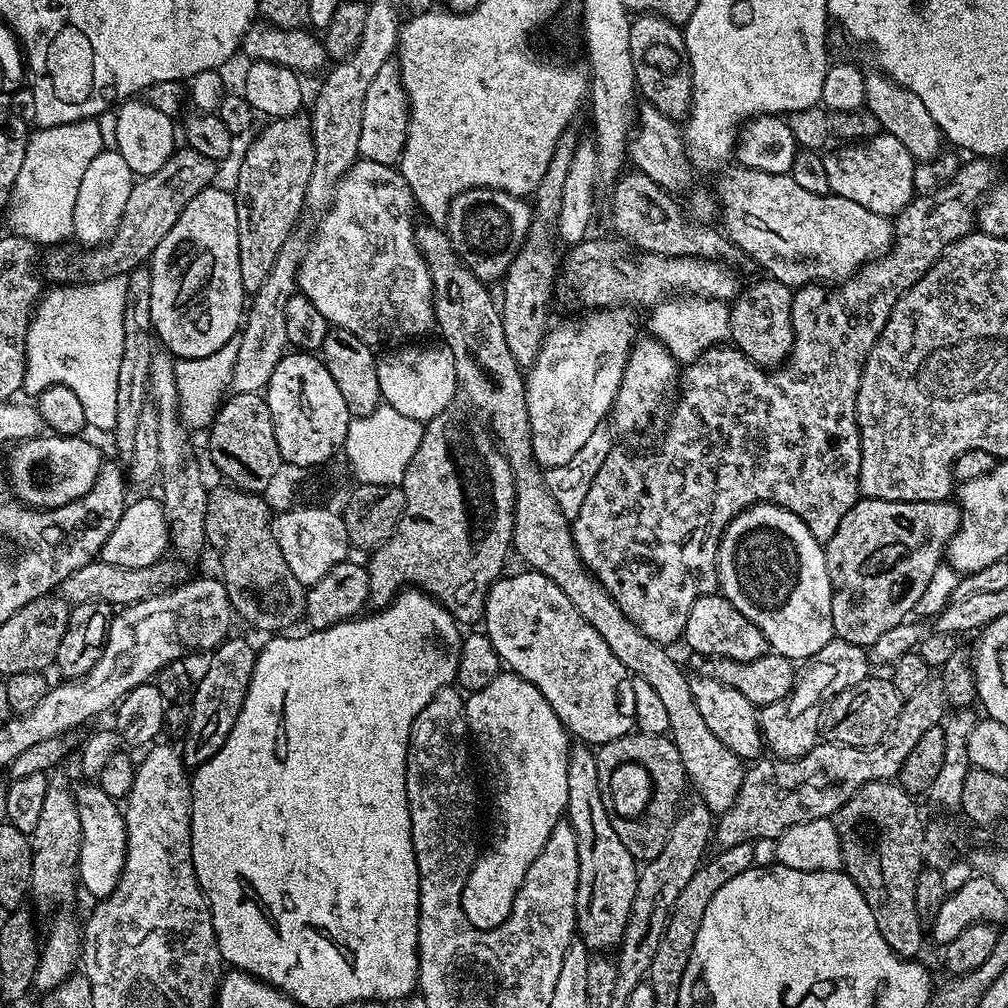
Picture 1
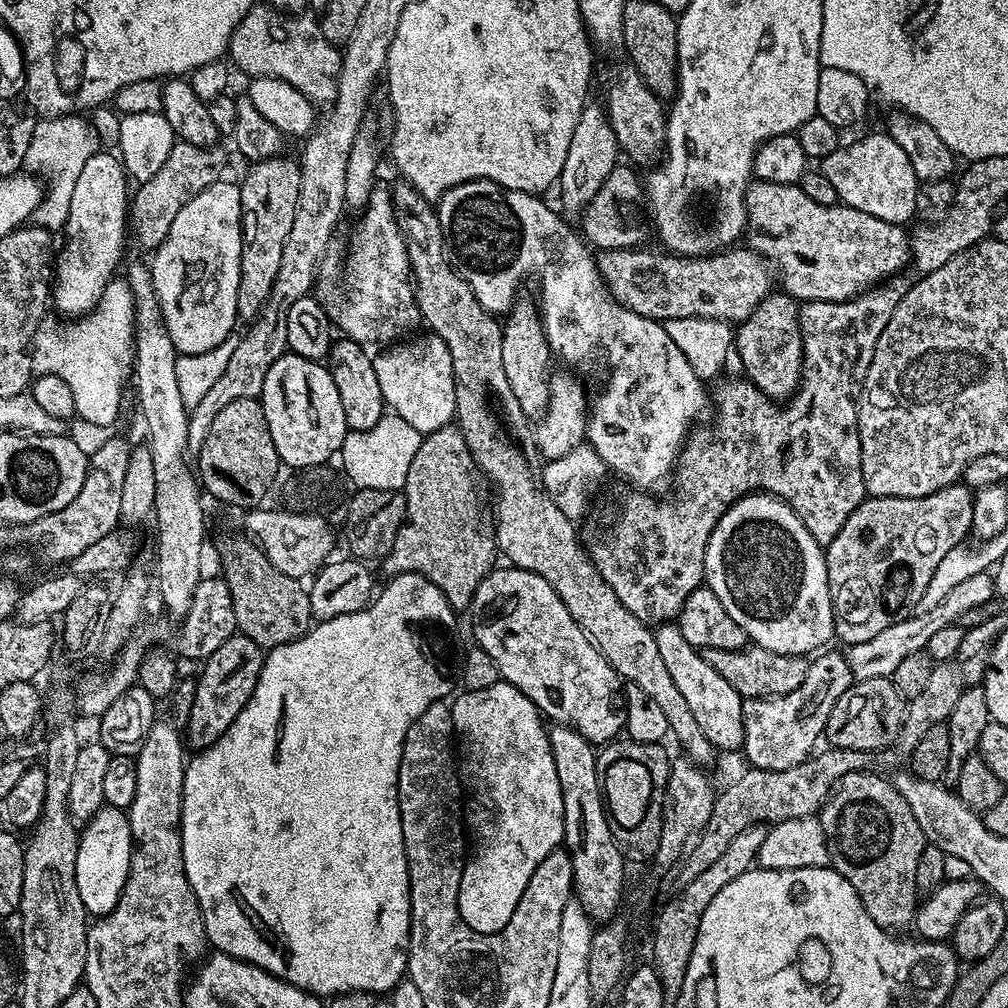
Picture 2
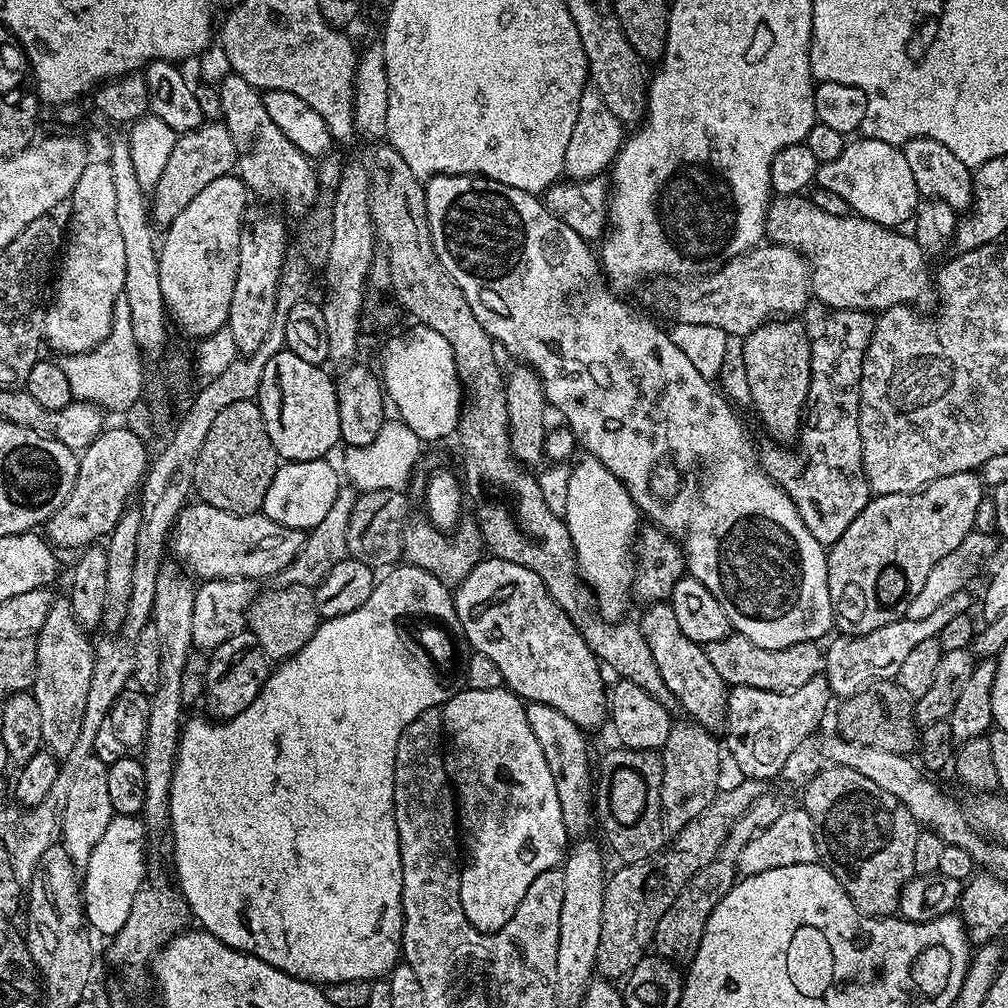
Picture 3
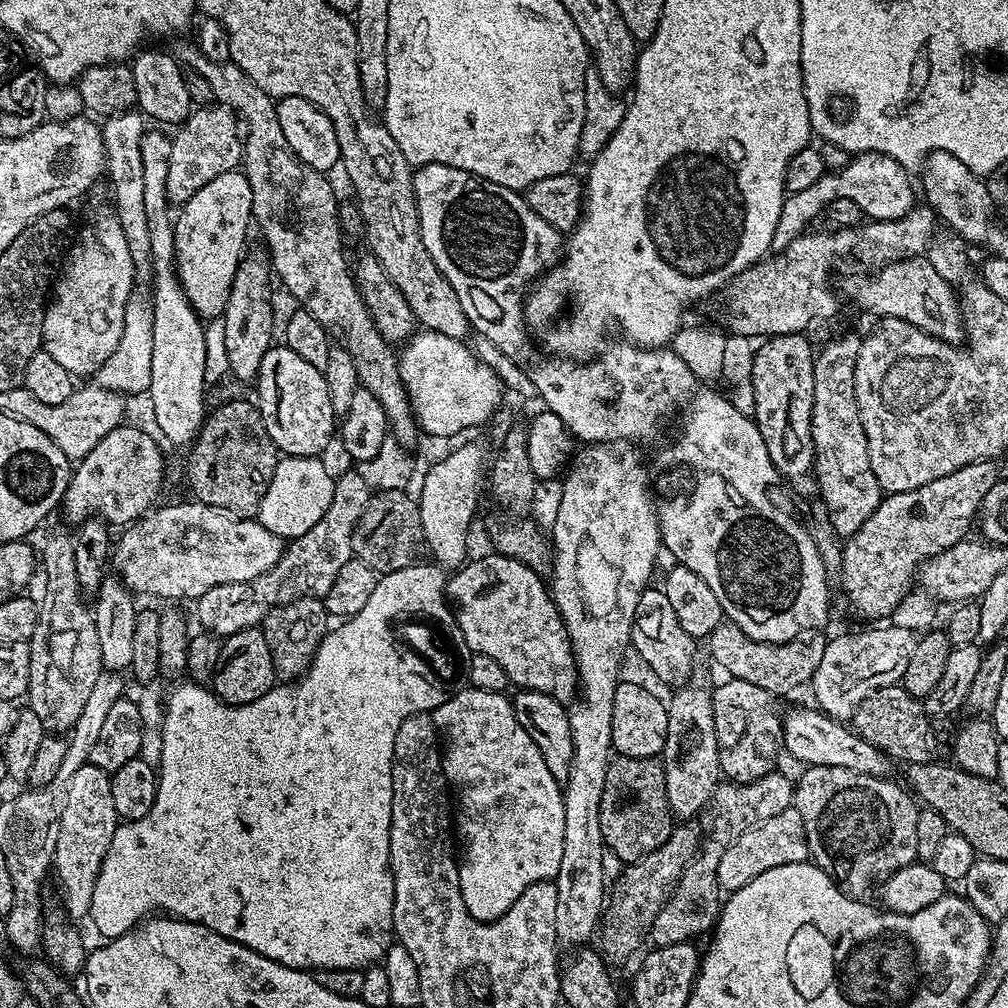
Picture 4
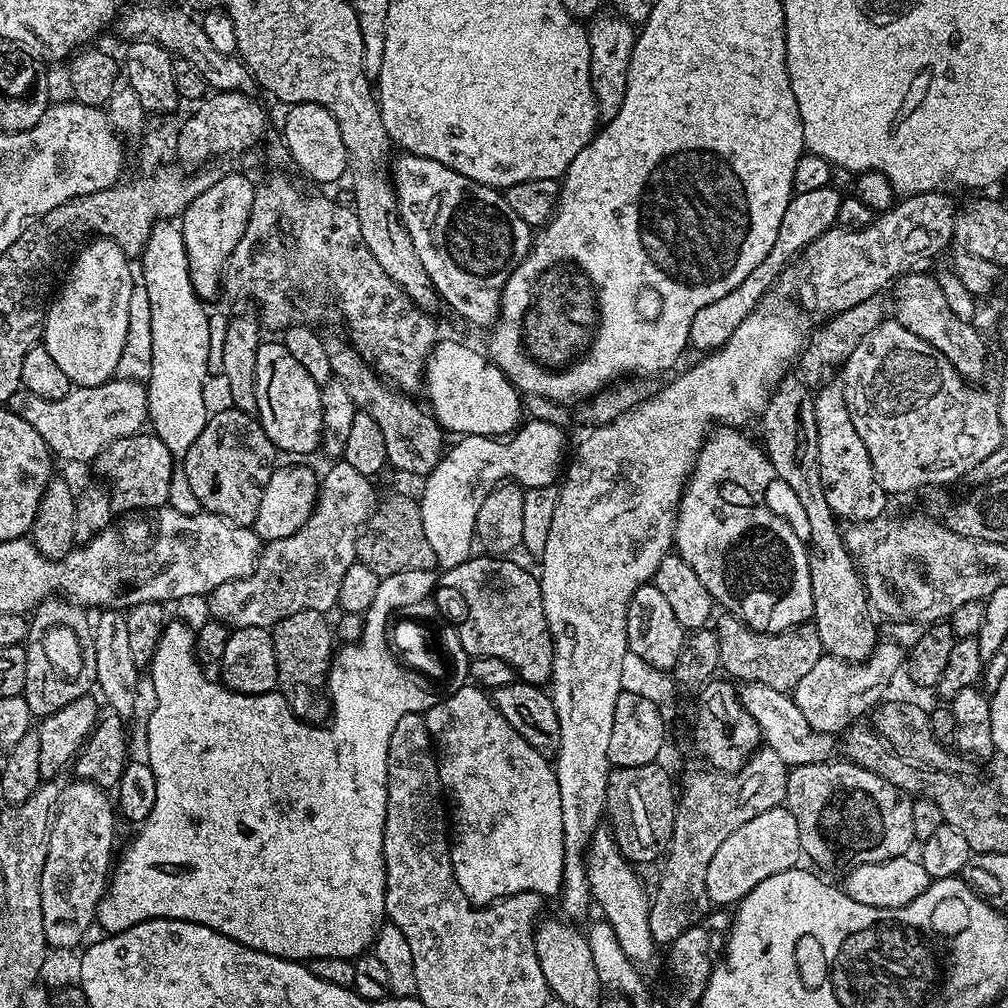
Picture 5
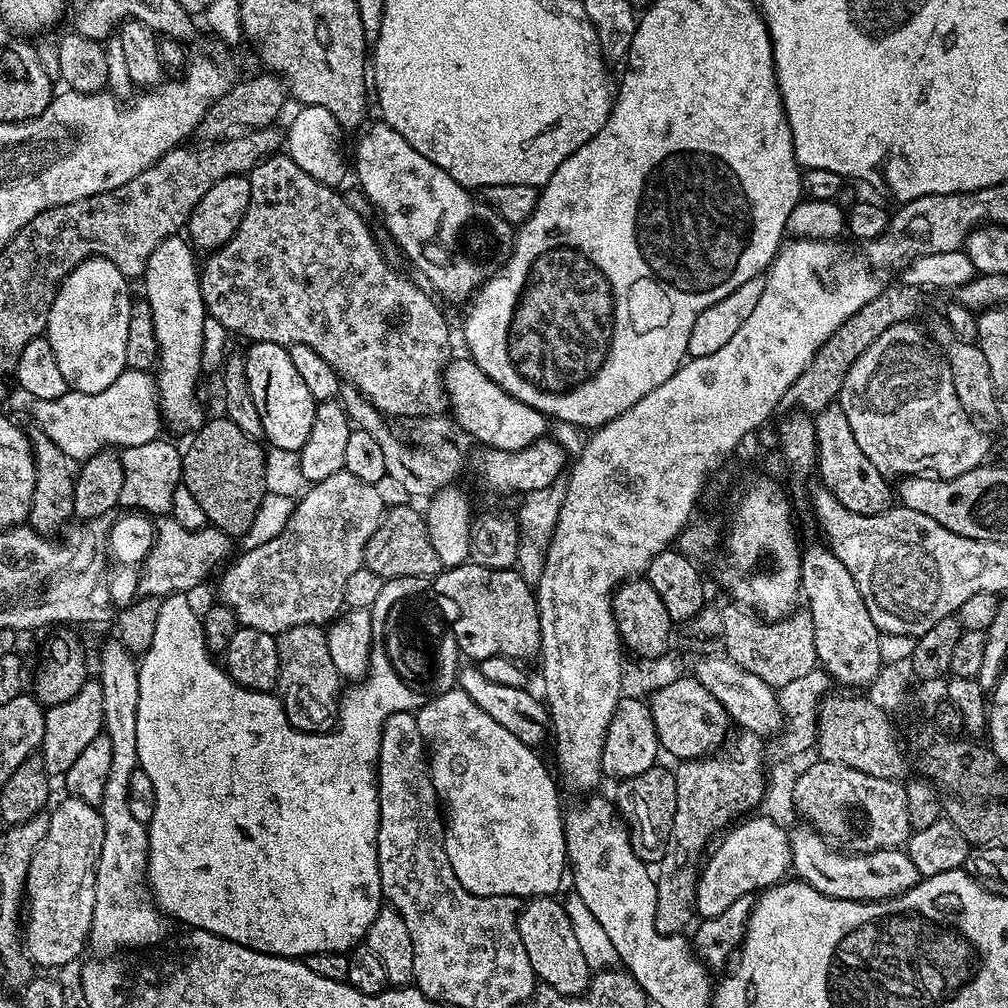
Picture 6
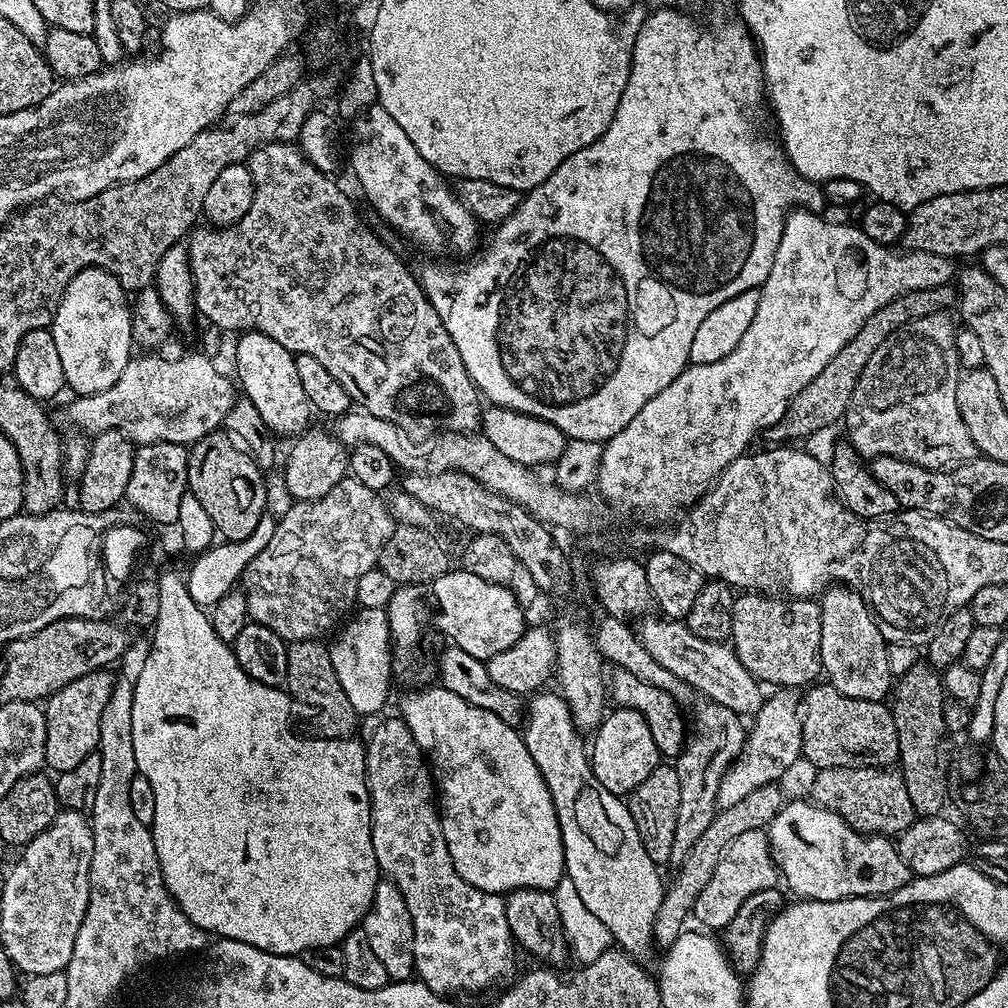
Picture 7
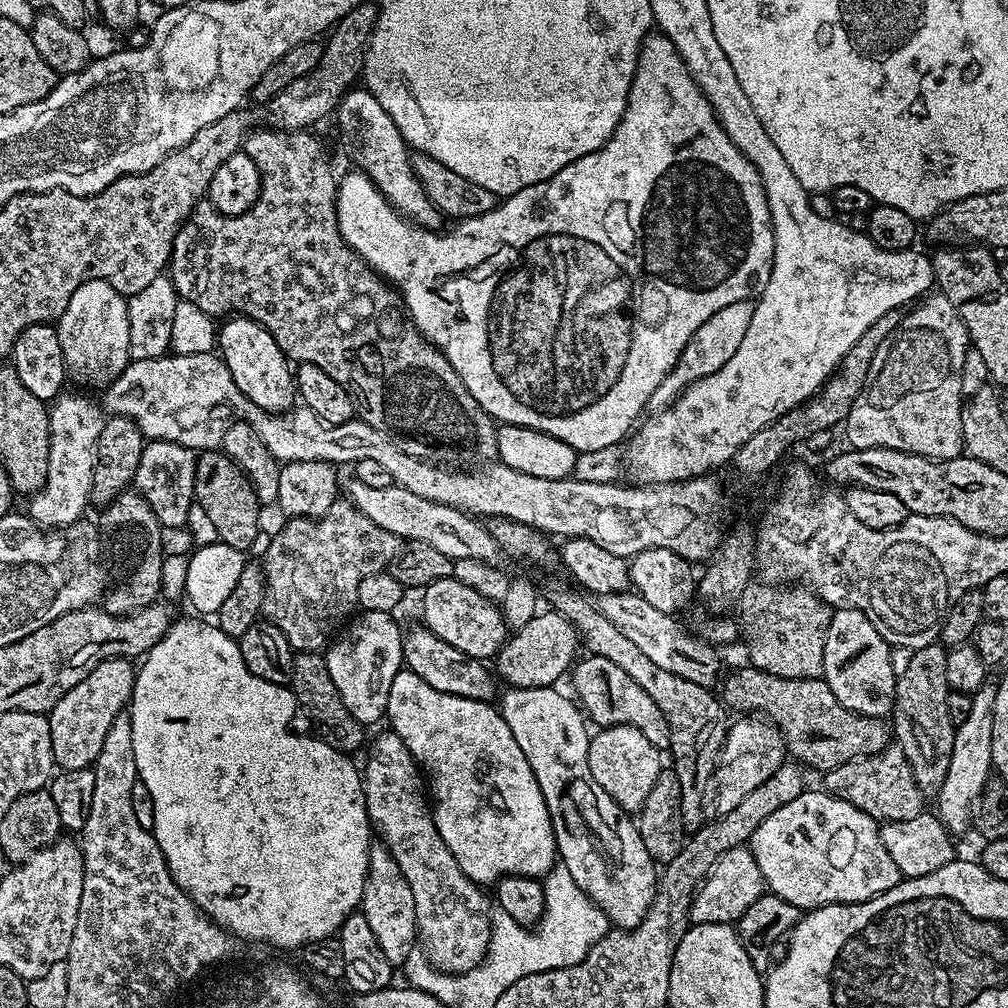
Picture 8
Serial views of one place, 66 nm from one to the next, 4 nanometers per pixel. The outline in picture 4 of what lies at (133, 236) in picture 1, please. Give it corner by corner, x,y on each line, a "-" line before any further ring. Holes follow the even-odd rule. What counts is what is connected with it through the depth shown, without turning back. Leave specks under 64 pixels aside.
221,106
197,107
192,115
175,129
171,137
169,173
166,175
167,199
169,205
182,206
206,182
214,182
218,174
235,172
244,159
245,137
242,124
236,113

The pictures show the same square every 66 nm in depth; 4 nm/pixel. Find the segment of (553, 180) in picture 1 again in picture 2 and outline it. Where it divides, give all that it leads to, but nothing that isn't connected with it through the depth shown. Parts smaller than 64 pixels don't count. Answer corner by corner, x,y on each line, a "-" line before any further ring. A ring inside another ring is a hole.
524,298
516,301
512,311
505,317
502,330
502,364
505,367
506,378
509,379
511,393
528,419
539,419
549,402
549,379
546,372
552,351
545,338
543,317
537,305

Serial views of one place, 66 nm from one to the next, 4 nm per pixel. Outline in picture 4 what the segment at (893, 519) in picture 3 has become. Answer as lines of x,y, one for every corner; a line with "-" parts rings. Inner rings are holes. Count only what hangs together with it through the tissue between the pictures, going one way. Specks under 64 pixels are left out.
996,460
970,462
970,466
962,466
954,470
954,474
934,478
934,482
918,486
918,490
893,492
881,499
878,510
874,510
874,514
870,514
870,518
862,522
862,526
854,535
843,541
840,553
840,588
858,615
872,620
868,622
880,622
891,617
896,607
908,599
913,591
912,579
917,579
918,569
932,557
942,554
969,535
968,527
971,524
973,527
986,494
990,494
990,486
994,486
997,480
1001,479
1002,472
999,472
996,466

